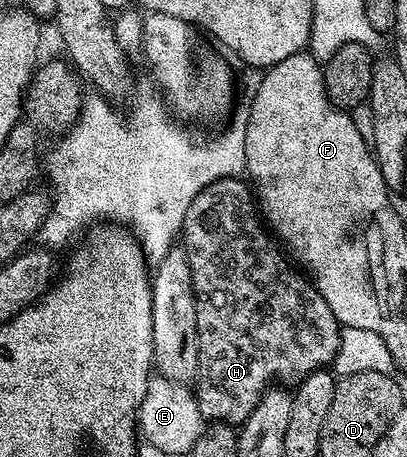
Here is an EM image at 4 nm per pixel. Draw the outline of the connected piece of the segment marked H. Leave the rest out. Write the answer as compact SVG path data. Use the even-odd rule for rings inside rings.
M226 177L219 181L213 181L210 185L199 190L193 202L187 207L185 219L181 223L180 240L187 255L187 263L191 267L191 283L193 284L193 298L195 299L195 323L197 324L197 350L199 351L199 367L195 378L195 394L199 405L201 416L206 422L222 421L224 425L234 427L241 426L244 421L255 411L259 399L265 394L266 389L274 384L278 377L278 382L296 383L303 380L307 374L315 369L322 369L332 362L337 356L339 343L341 342L341 331L343 326L335 319L331 307L327 307L327 299L319 295L319 291L314 288L312 280L304 272L295 270L289 266L290 258L284 252L278 253L279 245L271 236L270 230L263 224L263 218L259 212L259 206L251 192L250 186L244 180L237 177Z

